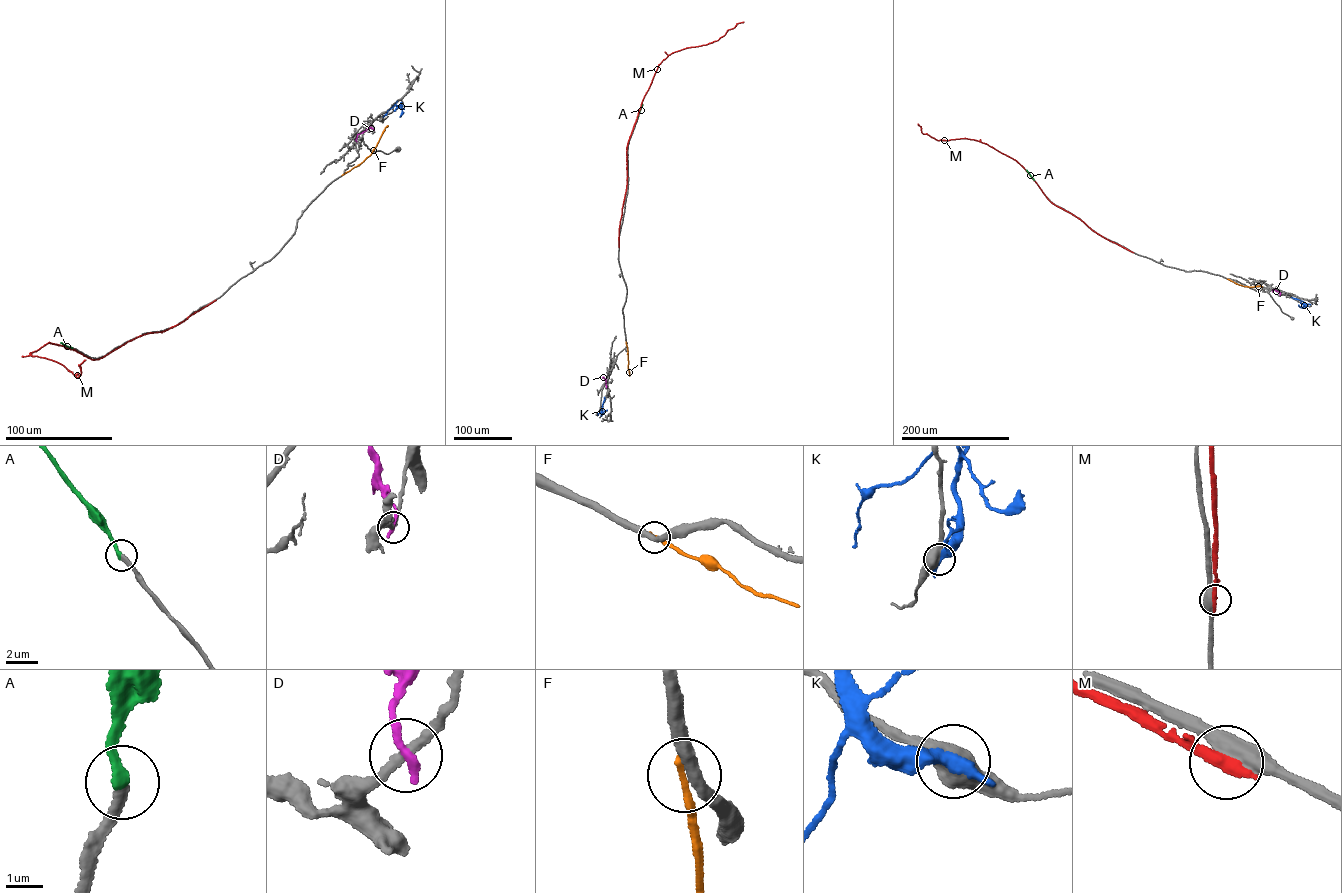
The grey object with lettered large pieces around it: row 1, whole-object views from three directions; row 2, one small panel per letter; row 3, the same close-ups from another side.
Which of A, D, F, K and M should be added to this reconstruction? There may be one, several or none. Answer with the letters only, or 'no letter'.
A

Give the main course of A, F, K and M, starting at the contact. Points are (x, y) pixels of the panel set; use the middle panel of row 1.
A: (638, 117), (642, 104)
F: (626, 342), (629, 376)
K: (601, 415), (604, 397)
M: (619, 247), (627, 184), (626, 147), (658, 65), (672, 53), (716, 41), (727, 30), (744, 22)

